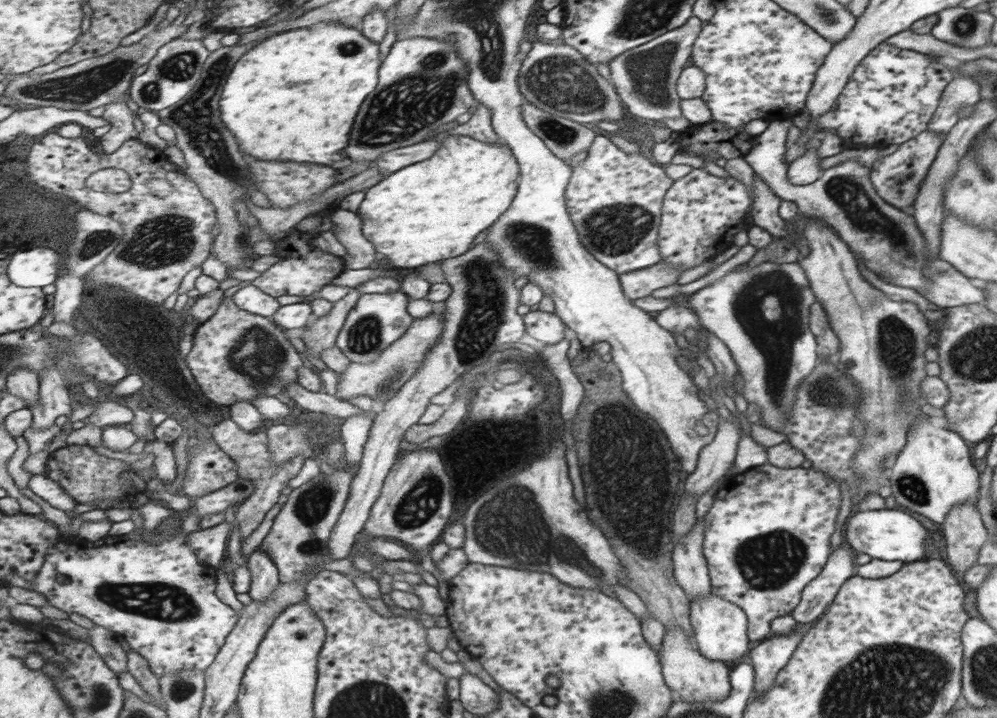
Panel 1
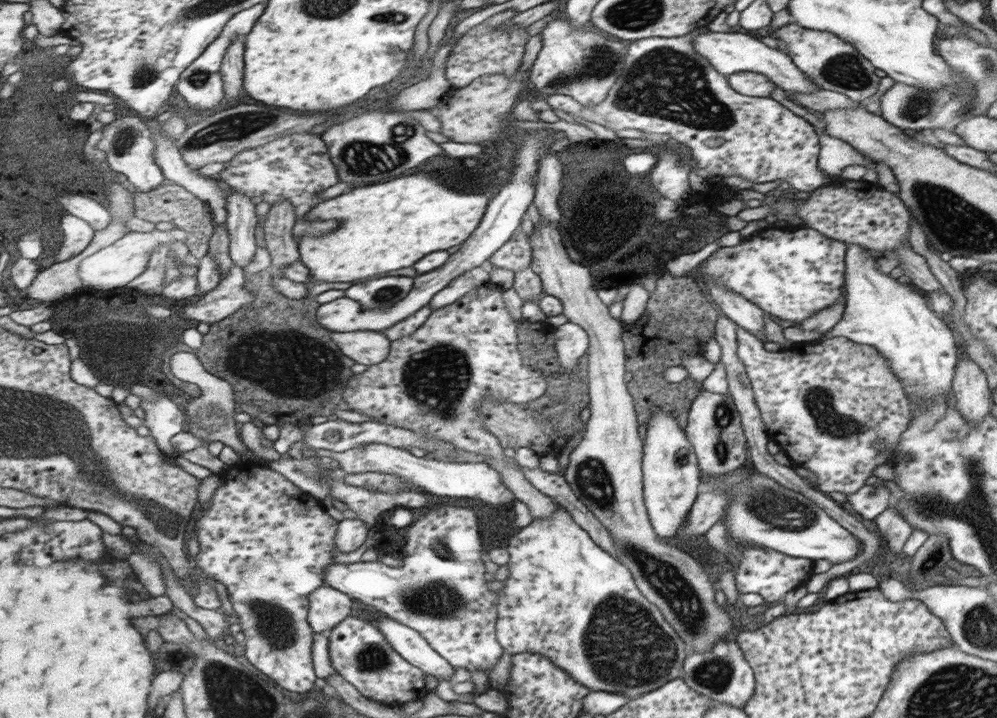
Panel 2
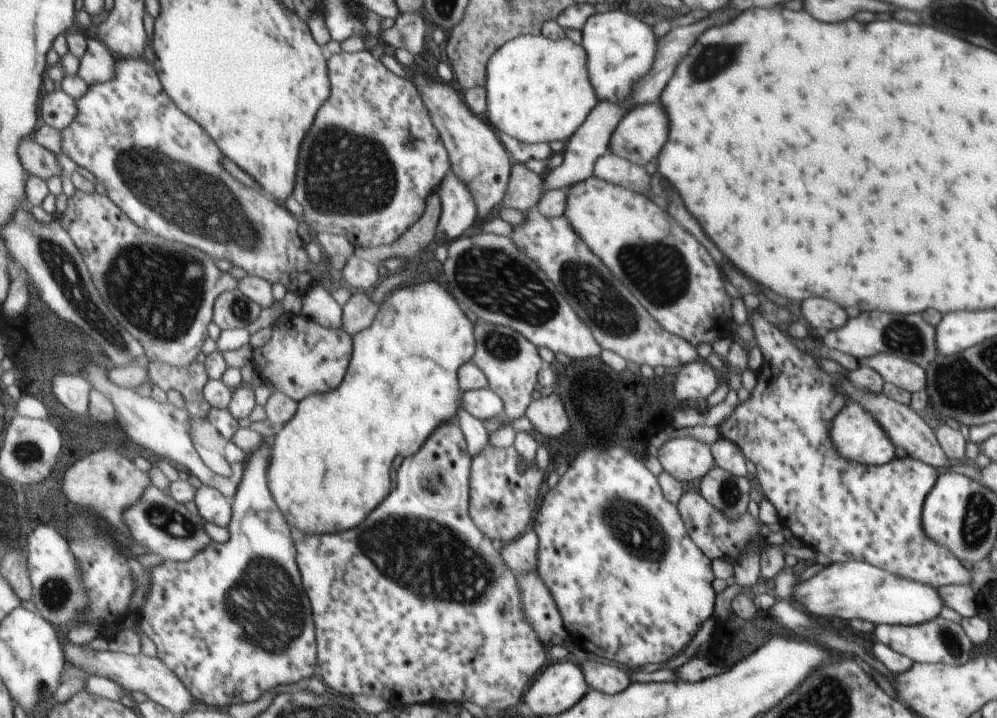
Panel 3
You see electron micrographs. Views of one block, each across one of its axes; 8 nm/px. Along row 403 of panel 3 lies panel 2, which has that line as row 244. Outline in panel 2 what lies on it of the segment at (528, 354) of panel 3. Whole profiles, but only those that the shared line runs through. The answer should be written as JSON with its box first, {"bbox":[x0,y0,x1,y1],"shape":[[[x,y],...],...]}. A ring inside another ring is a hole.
{"bbox":[487,240,532,272],"shape":[[[509,240],[500,246],[487,263],[493,264],[495,268],[504,269],[505,272],[519,272],[523,268],[528,268],[532,262],[532,254],[529,254],[529,244],[521,242],[517,244],[517,240]]]}

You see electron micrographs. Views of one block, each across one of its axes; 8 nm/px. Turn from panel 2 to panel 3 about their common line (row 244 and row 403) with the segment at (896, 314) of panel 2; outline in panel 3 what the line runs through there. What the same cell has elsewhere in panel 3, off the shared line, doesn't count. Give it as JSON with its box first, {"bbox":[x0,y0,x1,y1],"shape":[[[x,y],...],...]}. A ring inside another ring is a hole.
{"bbox":[830,401,895,465],"shape":[[[848,401],[843,410],[832,420],[830,439],[833,446],[837,448],[837,452],[843,458],[849,458],[853,462],[884,465],[893,460],[895,448],[887,433],[883,432],[872,413],[867,412],[860,404],[853,401]]]}

